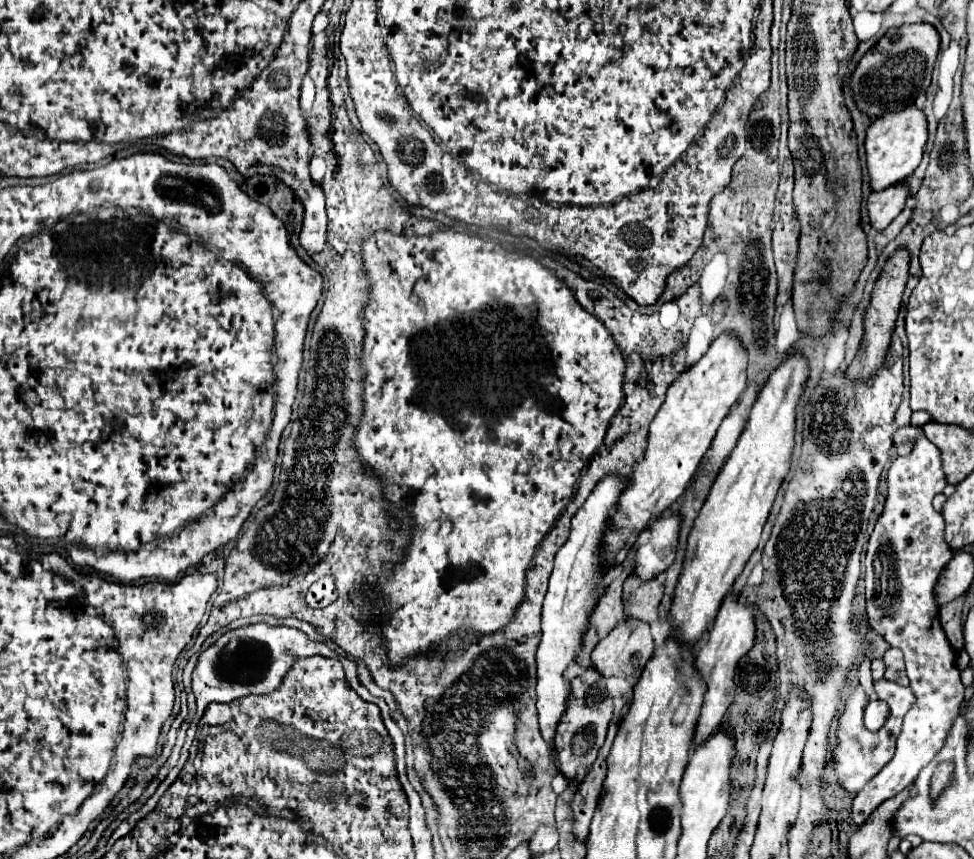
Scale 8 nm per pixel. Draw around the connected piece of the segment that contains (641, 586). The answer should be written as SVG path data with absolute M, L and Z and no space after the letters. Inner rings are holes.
M636 573L624 581L624 613L626 617L636 617L646 623L658 619L658 605L664 593L664 581L654 577L650 581L638 581Z

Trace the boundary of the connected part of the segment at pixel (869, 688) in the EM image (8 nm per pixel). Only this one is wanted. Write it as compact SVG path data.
M864 659L862 665L860 665L860 671L858 671L858 679L860 679L860 685L864 689L864 693L868 695L868 701L874 699L874 685L872 685L872 675L870 675L870 661Z

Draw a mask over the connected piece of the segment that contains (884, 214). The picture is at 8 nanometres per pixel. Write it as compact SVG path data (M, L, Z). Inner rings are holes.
M898 181L898 185L892 185L890 189L882 189L878 193L870 193L868 197L868 215L870 223L876 231L882 231L906 205L906 199L910 195L910 189L906 181Z

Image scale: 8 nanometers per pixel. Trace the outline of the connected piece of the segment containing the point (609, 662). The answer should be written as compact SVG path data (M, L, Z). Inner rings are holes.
M620 621L592 651L592 665L602 673L602 675L616 675L624 677L630 685L634 685L646 665L646 661L654 653L654 639L650 633L648 625L642 625L642 621Z

